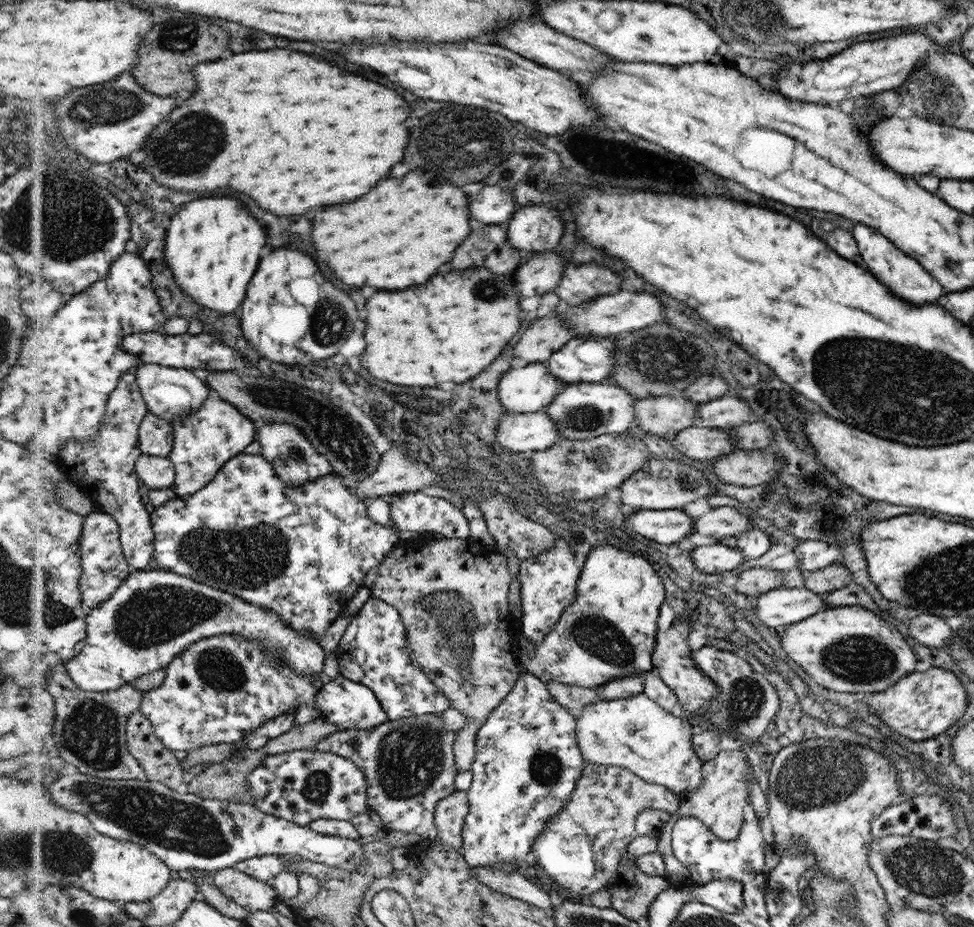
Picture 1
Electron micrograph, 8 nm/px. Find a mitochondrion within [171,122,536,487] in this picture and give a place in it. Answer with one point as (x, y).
(346, 445)

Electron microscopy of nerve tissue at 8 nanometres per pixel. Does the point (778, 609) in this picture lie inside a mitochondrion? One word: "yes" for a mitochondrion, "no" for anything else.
no

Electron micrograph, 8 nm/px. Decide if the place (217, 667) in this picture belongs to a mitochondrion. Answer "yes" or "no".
yes

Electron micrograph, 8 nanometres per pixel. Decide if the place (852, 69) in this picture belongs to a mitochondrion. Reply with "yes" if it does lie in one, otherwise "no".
no

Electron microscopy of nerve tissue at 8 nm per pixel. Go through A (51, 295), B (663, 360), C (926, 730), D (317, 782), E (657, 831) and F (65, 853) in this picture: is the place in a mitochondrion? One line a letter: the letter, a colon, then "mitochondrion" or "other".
A: other
B: mitochondrion
C: other
D: mitochondrion
E: other
F: mitochondrion

